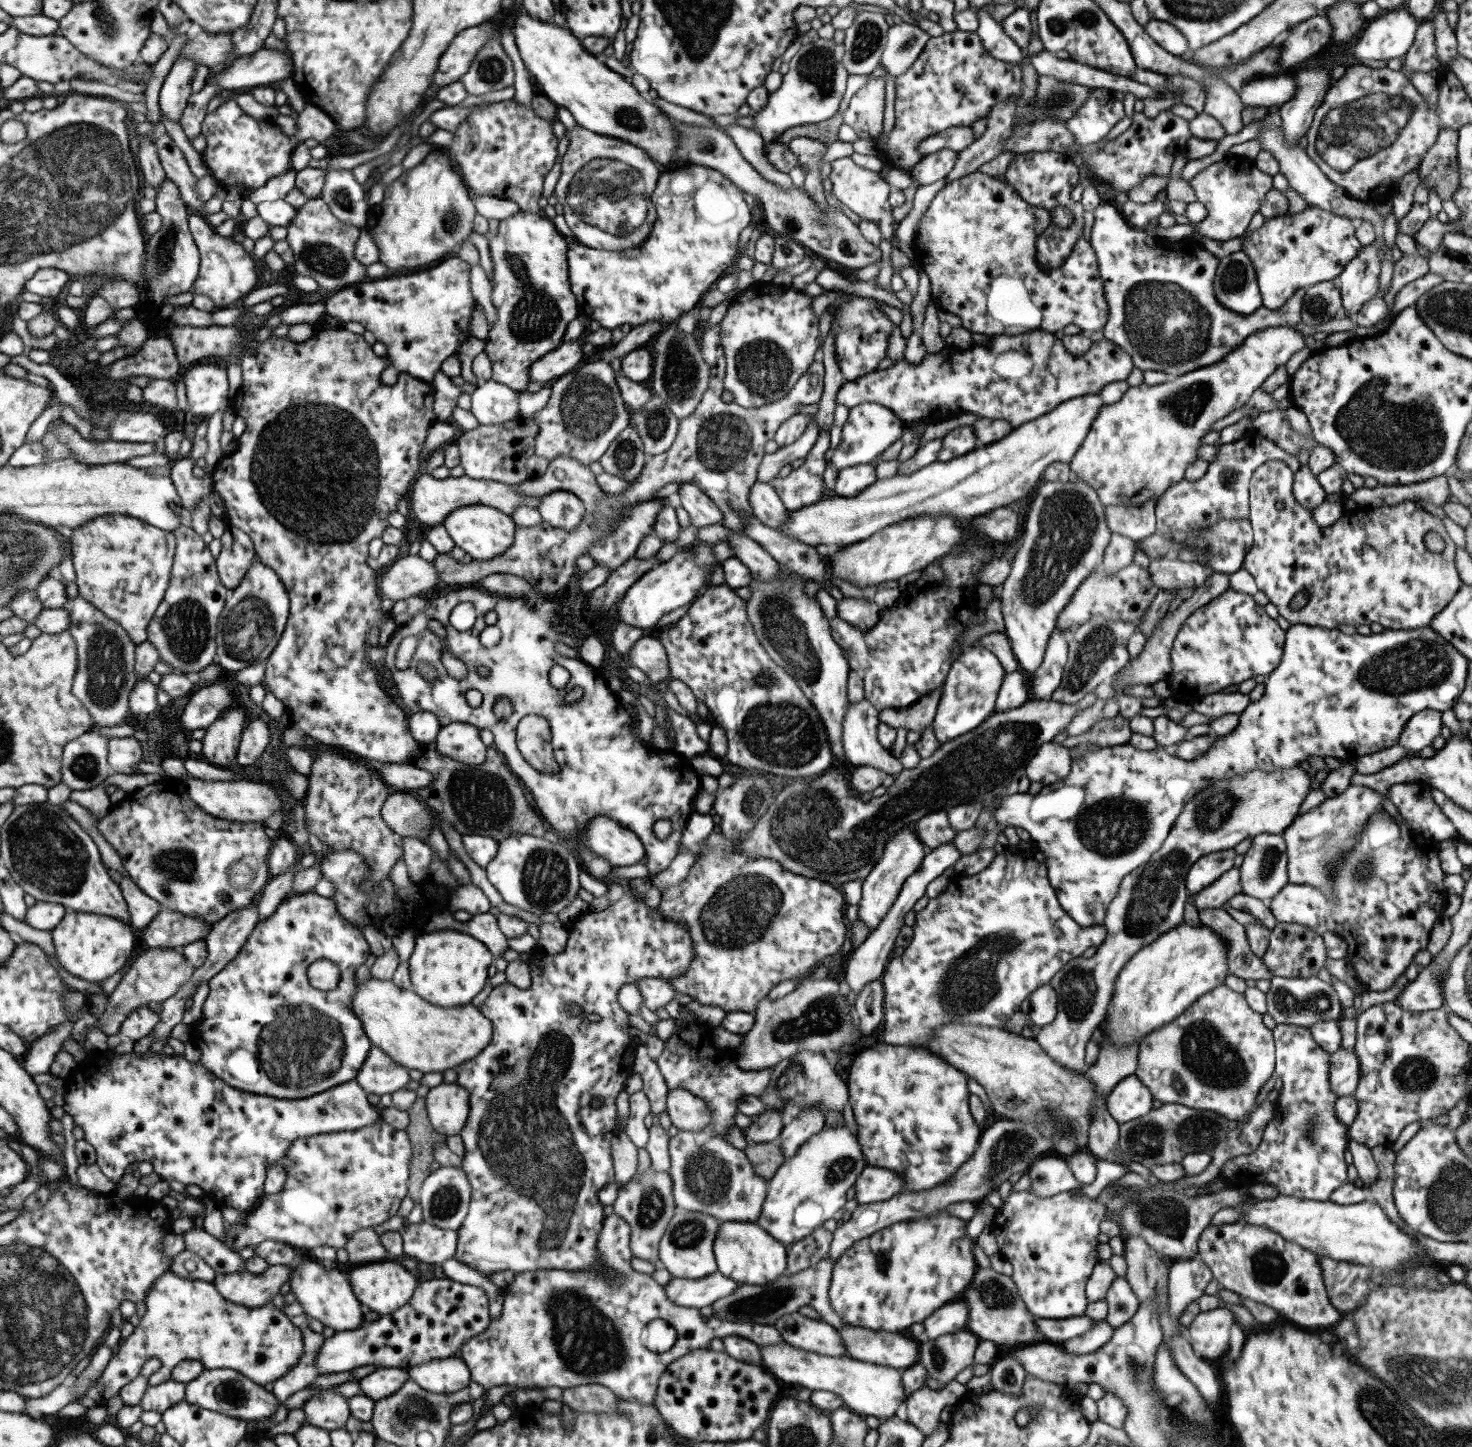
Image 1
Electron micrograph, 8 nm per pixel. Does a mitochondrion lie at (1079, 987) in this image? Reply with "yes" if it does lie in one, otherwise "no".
yes

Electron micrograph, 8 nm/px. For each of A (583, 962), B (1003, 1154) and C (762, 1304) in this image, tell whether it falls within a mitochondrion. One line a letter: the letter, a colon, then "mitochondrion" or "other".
A: other
B: mitochondrion
C: mitochondrion

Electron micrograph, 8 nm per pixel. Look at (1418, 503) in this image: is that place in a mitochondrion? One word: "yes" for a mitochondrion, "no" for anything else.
no

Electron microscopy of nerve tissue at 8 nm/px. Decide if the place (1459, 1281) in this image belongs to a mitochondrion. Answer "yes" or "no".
no

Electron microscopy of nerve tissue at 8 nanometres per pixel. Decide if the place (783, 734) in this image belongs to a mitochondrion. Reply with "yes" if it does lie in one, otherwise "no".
yes

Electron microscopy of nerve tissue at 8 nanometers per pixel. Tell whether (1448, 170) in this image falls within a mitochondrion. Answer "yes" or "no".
yes

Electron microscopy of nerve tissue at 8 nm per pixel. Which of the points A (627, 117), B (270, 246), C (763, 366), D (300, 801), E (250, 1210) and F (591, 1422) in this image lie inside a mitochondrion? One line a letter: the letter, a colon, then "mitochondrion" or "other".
A: mitochondrion
B: other
C: mitochondrion
D: other
E: other
F: other

